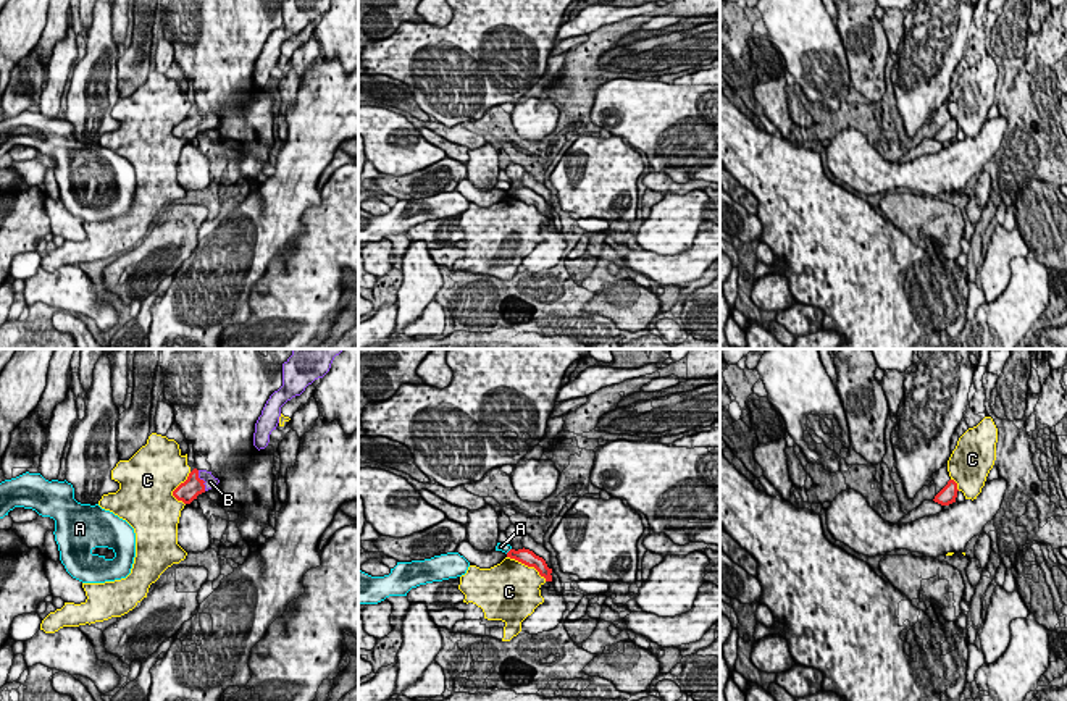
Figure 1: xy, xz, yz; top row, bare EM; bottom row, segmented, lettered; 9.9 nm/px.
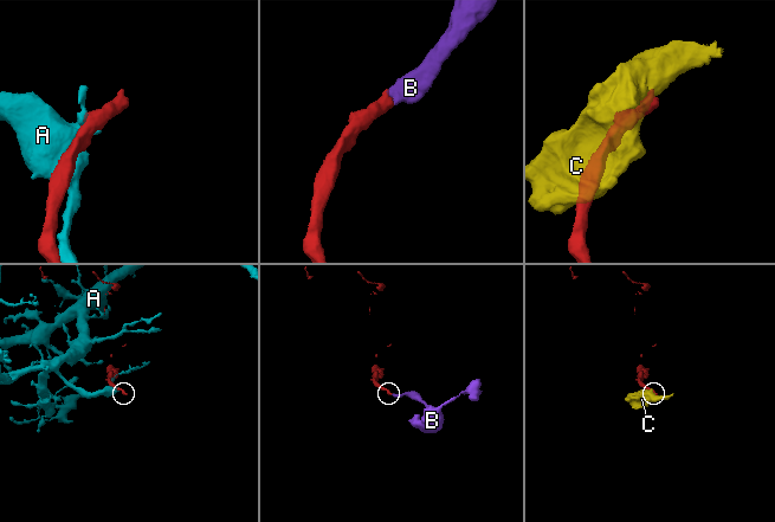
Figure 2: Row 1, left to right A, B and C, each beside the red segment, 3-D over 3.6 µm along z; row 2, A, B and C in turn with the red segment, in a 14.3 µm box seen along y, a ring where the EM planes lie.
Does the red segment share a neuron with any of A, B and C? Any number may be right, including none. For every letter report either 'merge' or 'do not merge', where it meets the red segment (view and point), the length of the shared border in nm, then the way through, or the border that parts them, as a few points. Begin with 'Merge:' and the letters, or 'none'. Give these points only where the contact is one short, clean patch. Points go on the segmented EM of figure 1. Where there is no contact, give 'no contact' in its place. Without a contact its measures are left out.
Merge: B
A: do not merge | xz (509, 551) | 80 nm
B: merge | xy (202, 480) | 220 nm | across xy (192, 486), (202, 480), (210, 482)
C: do not merge | xz (527, 564) | 460 nm

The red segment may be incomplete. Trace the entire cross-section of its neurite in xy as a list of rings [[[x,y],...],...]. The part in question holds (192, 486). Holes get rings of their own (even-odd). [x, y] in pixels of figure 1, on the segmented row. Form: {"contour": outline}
{"contour": [[[194,468],[187,480],[173,491],[173,496],[184,504],[190,504],[199,494],[218,486],[218,483],[220,480],[211,472]]]}

